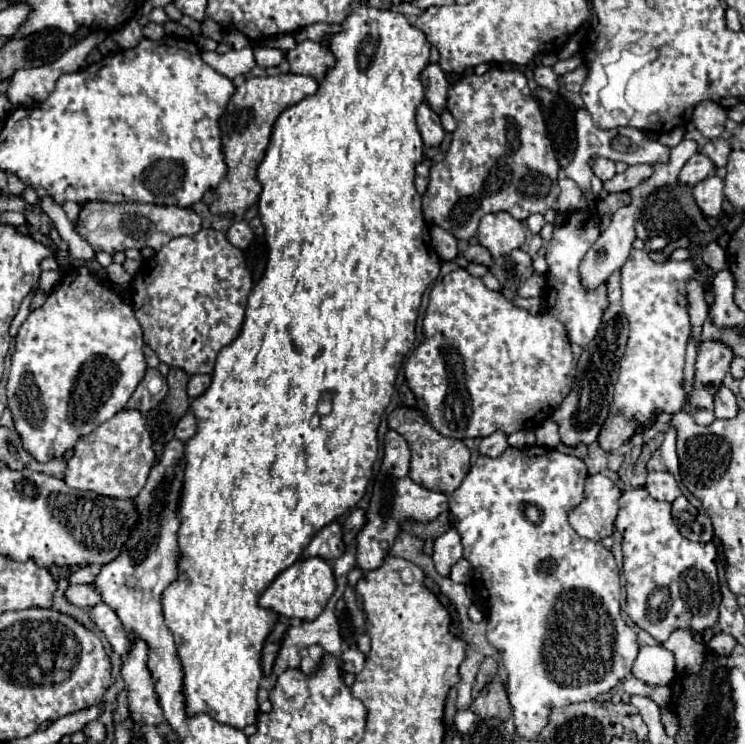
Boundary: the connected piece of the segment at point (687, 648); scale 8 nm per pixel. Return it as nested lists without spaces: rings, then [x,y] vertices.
[[[679,628],[679,630],[675,630],[675,632],[663,642],[663,646],[675,654],[677,670],[679,670],[679,672],[691,670],[691,674],[695,674],[695,670],[699,670],[699,666],[703,664],[705,646],[699,644],[699,642],[695,642],[693,630],[689,630],[689,628]]]

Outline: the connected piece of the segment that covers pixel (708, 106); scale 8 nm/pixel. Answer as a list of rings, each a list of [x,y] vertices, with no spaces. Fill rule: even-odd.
[[[703,100],[691,118],[691,124],[705,136],[705,138],[719,138],[721,132],[725,130],[725,120],[727,114],[725,110],[713,102],[713,100]]]

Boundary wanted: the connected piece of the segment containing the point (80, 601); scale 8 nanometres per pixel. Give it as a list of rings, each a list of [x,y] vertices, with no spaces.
[[[91,584],[85,586],[69,586],[65,590],[67,602],[79,606],[79,608],[91,608],[99,602],[99,594],[95,594],[95,588]]]

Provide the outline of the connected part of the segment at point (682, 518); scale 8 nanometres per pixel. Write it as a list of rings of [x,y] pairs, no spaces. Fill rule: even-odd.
[[[679,496],[673,502],[673,522],[677,524],[679,532],[687,538],[689,536],[689,526],[693,526],[695,518],[697,518],[697,508],[689,504],[689,500],[685,496]]]

